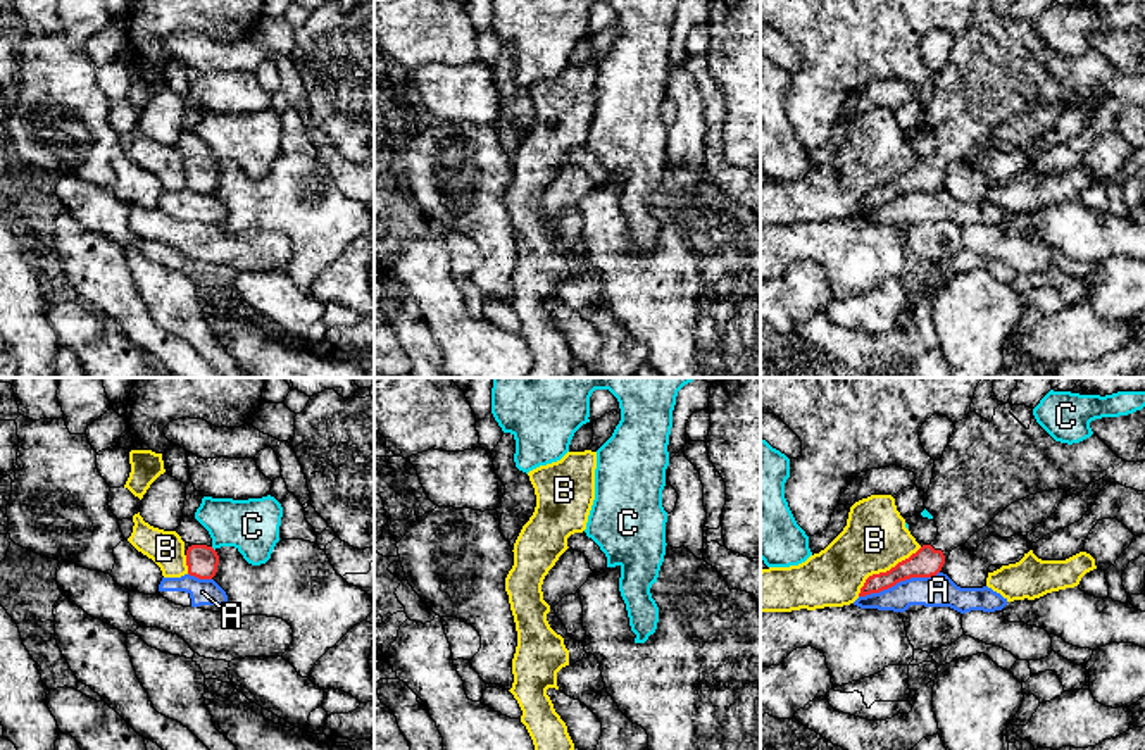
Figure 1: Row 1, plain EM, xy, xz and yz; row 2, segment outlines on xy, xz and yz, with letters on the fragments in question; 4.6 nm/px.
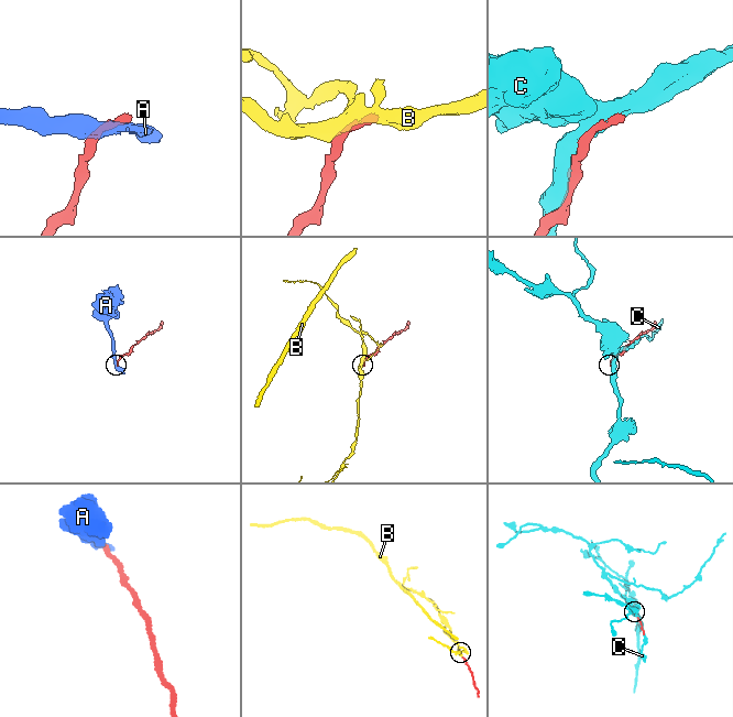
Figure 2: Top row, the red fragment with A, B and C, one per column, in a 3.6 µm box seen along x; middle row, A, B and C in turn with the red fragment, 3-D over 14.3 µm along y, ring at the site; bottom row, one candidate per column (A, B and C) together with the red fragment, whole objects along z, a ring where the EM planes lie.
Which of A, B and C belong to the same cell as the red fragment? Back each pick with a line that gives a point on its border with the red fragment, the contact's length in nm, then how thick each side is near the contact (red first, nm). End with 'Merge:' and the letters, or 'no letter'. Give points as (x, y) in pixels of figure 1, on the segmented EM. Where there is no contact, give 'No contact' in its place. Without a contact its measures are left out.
Merge: no letter

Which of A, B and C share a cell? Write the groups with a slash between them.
A / B / C

